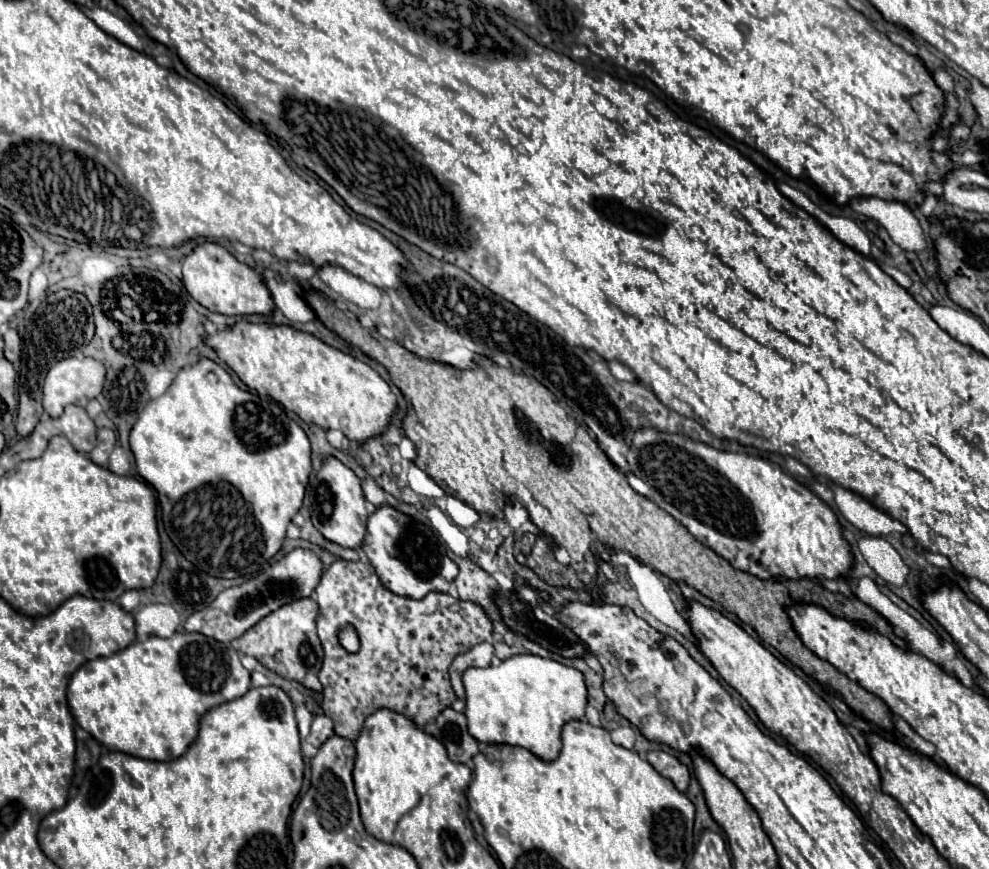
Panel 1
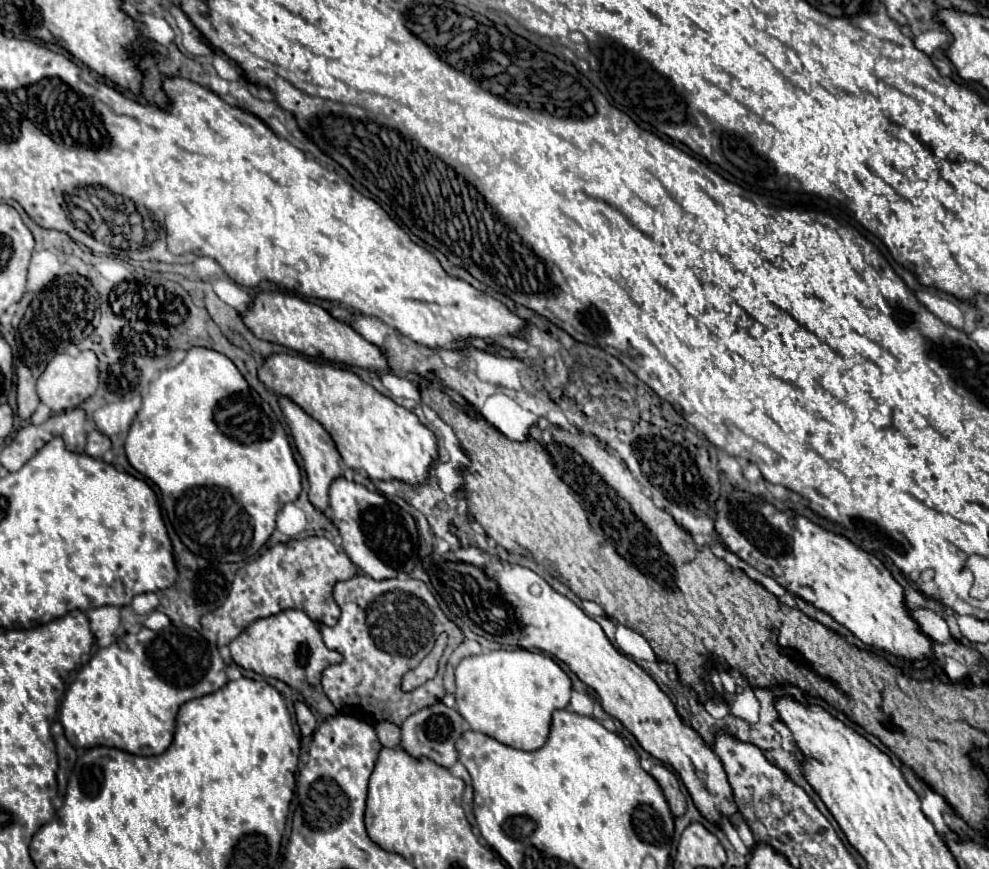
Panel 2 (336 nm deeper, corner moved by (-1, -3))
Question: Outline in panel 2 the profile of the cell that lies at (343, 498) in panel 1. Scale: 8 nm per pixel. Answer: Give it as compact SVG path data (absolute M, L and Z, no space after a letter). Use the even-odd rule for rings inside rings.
M277 396L277 400L279 400L283 416L285 416L287 424L289 424L289 430L291 430L291 436L295 440L297 452L303 458L303 466L305 466L307 480L309 480L309 500L319 510L325 510L329 506L329 486L331 486L331 482L343 474L343 470L341 470L341 456L339 456L337 448L335 448L331 436L325 432L325 428L317 420L313 420L309 414L305 414L291 398Z

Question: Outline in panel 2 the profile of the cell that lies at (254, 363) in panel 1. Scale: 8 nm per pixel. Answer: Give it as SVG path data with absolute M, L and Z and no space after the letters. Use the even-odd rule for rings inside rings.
M273 354L259 368L259 380L275 394L289 396L315 418L333 438L343 462L353 470L367 472L371 480L401 480L409 486L421 486L431 464L439 458L435 434L413 412L365 384L351 370L319 364L311 358Z

